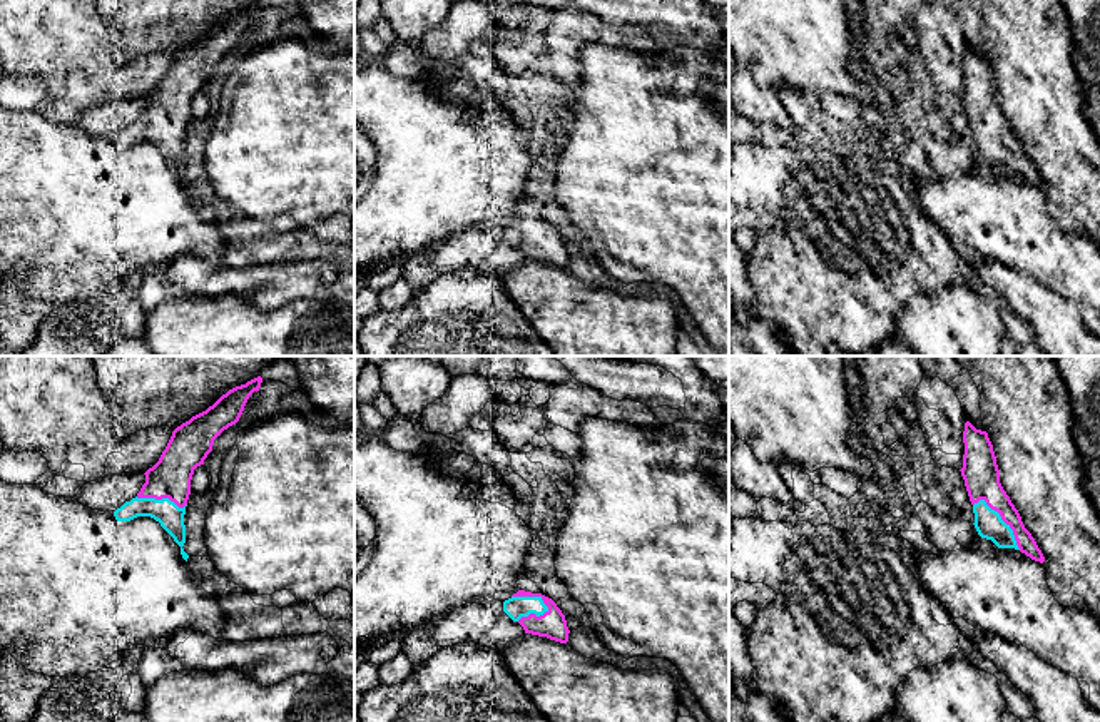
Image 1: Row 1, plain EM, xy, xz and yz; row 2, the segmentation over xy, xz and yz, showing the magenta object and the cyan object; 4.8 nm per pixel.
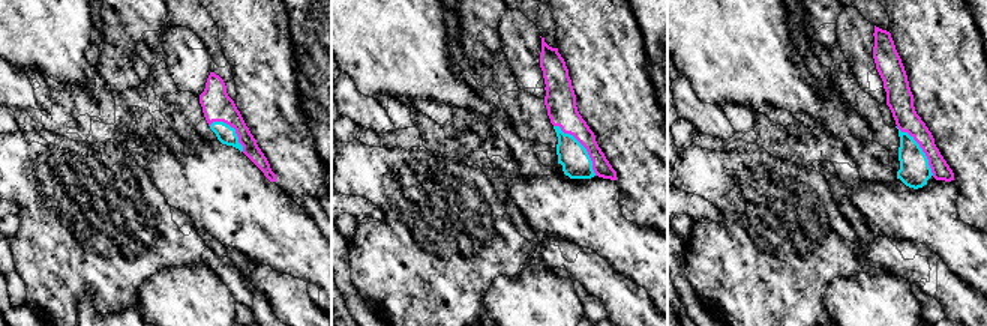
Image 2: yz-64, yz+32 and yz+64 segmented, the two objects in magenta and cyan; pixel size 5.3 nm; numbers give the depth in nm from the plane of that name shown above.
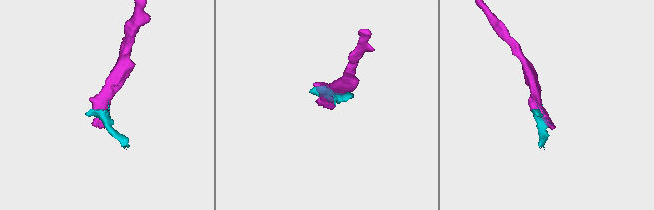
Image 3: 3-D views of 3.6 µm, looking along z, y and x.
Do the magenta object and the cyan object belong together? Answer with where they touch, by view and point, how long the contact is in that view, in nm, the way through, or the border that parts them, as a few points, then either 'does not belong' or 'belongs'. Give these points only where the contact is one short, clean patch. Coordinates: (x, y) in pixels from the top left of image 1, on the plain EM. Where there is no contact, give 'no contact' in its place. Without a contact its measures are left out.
meets magenta in xz at (532, 221); contact 200 nm long; belongs

